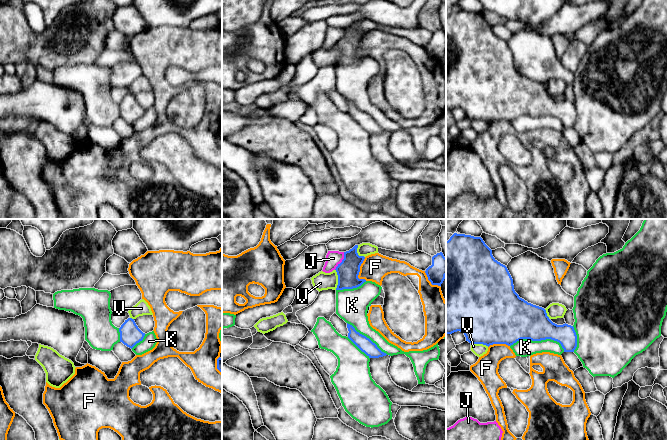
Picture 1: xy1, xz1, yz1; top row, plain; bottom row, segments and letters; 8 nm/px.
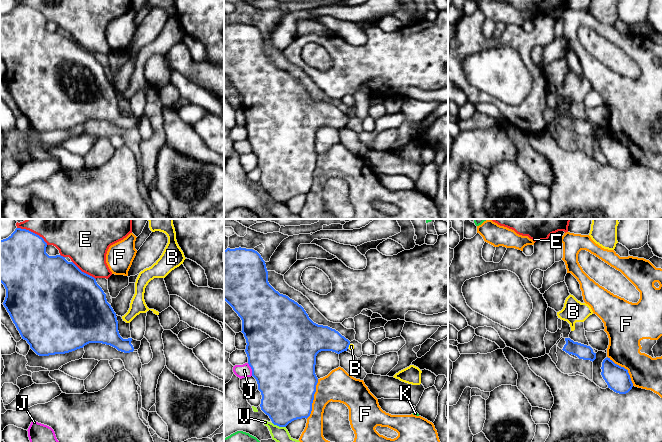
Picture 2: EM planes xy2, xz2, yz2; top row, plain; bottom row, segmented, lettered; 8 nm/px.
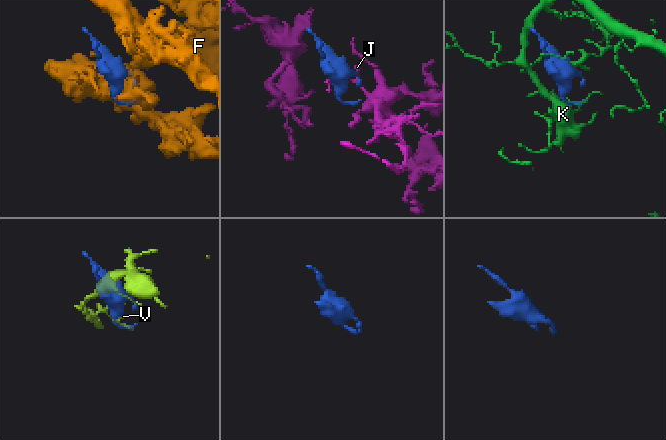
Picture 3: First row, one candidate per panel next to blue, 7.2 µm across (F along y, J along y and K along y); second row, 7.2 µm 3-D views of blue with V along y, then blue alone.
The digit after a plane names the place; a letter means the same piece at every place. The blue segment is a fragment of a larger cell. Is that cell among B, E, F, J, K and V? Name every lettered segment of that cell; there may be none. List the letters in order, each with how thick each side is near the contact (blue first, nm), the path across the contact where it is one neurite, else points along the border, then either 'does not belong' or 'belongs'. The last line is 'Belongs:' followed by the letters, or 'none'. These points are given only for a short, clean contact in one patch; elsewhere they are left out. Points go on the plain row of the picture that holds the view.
B: 220/50 nm | along xz2 (350, 120), (348, 122) | does not belong
E: 500/340 nm | does not belong
F: 460/260 nm | does not belong
J: 180/120 nm | does not belong
K: 320/140 nm | does not belong
V: 180/140 nm | does not belong
Belongs: none

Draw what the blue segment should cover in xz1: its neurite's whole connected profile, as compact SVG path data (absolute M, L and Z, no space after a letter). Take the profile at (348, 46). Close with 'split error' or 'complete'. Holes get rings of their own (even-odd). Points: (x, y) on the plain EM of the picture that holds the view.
M355 21L349 27L344 28L344 35L336 43L338 51L338 61L336 66L353 65L361 62L365 55L359 55L360 42L365 33L357 29L358 21Z; complete

